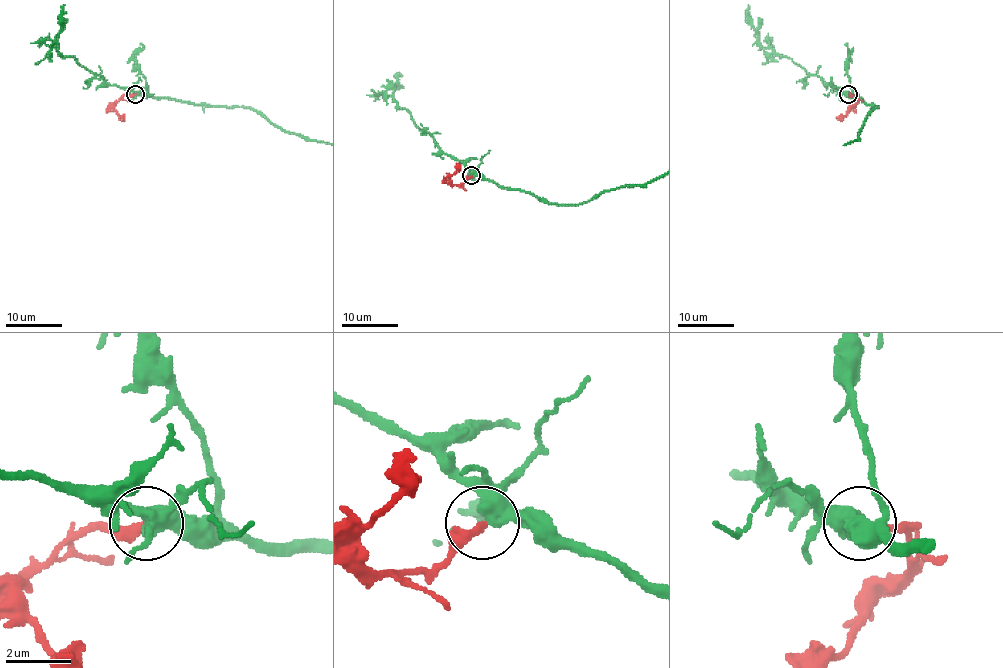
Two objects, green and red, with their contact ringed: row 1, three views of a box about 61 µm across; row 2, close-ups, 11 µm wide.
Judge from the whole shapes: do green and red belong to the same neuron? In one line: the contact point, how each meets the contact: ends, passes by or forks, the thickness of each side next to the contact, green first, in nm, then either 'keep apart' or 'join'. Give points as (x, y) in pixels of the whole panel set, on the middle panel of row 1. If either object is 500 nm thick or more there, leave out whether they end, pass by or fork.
(471, 175) | green forks | red ends | 380/320 nm | join

